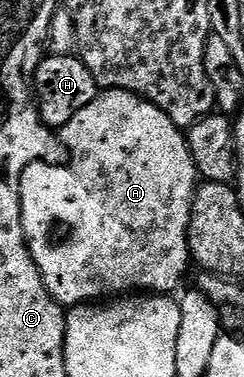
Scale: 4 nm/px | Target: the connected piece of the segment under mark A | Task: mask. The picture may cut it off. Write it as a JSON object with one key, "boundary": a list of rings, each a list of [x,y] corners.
{"boundary":[[[104,90],[95,96],[95,100],[73,121],[69,121],[61,129],[61,138],[67,144],[69,160],[68,167],[49,163],[30,163],[23,171],[19,182],[21,193],[21,223],[25,229],[25,241],[45,285],[52,297],[59,302],[60,307],[70,309],[81,303],[94,303],[106,300],[108,297],[118,296],[120,293],[175,293],[180,290],[179,282],[187,271],[187,263],[192,262],[191,250],[187,234],[191,220],[191,206],[195,200],[197,186],[197,172],[193,165],[193,157],[189,153],[187,136],[169,116],[148,99],[142,99],[132,91]]]}

